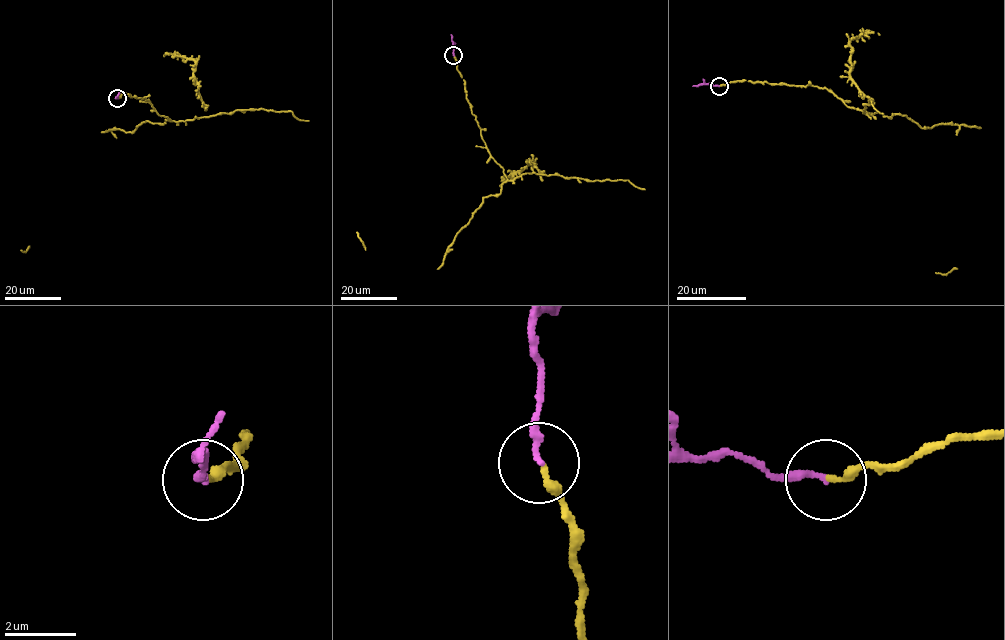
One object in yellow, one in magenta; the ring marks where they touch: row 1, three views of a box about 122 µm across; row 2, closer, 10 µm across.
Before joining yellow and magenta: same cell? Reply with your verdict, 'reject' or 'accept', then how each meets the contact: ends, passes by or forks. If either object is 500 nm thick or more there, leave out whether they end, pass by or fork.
accept | yellow ends | magenta ends

